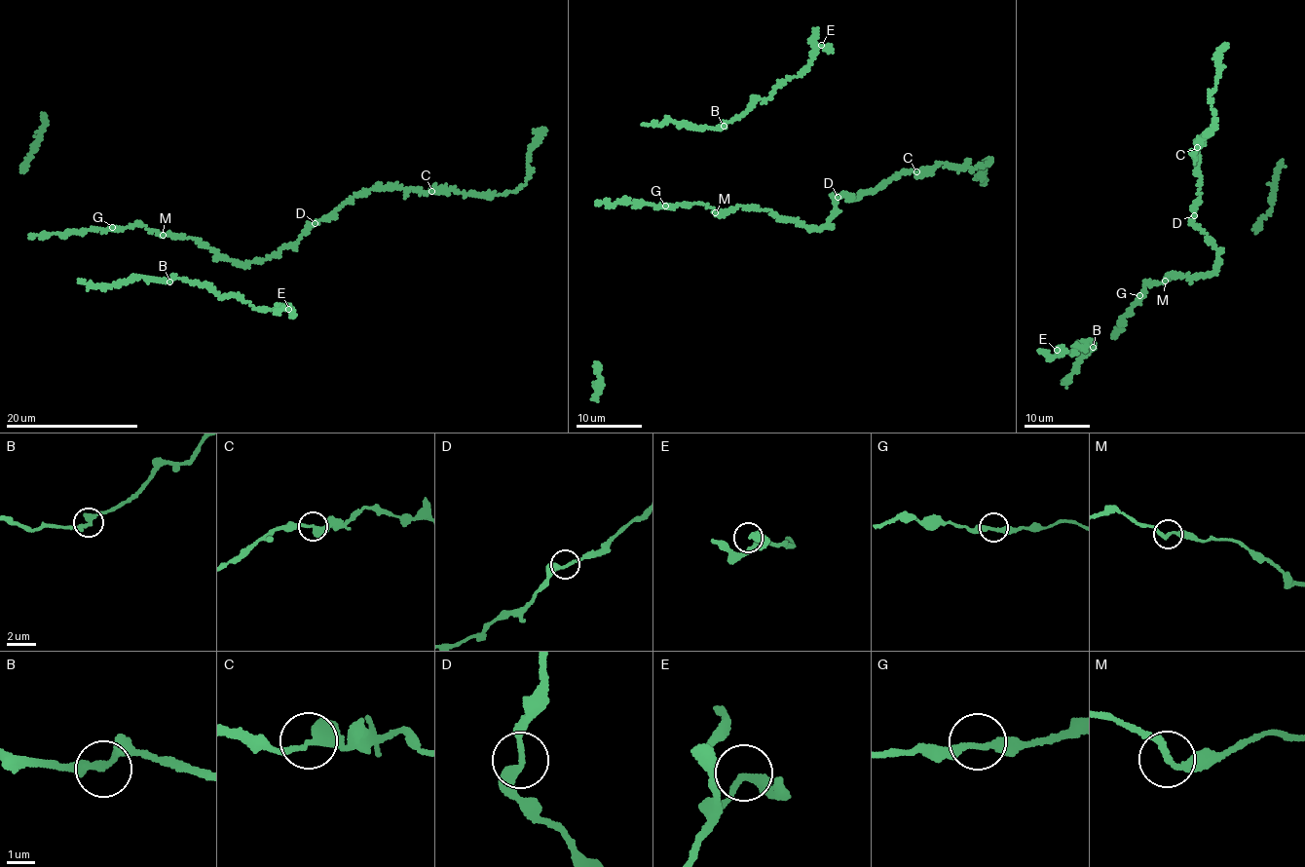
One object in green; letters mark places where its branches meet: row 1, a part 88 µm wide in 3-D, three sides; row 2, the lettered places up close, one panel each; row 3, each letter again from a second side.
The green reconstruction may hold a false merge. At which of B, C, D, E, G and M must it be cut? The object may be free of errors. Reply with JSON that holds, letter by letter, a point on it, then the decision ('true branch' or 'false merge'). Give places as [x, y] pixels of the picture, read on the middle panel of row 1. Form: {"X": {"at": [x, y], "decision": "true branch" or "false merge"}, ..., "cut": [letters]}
{"B": {"at": [724, 126], "decision": "true branch"}, "C": {"at": [916, 171], "decision": "true branch"}, "D": {"at": [838, 197], "decision": "true branch"}, "E": {"at": [821, 45], "decision": "true branch"}, "G": {"at": [665, 206], "decision": "true branch"}, "M": {"at": [715, 212], "decision": "true branch"}, "cut": []}

